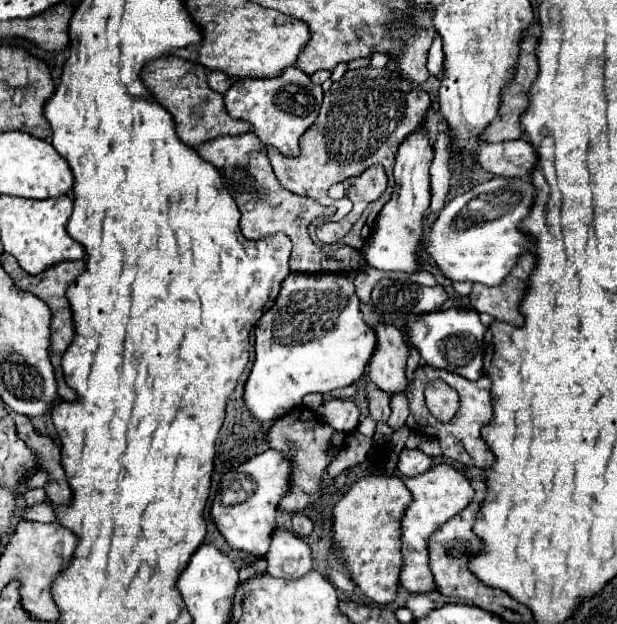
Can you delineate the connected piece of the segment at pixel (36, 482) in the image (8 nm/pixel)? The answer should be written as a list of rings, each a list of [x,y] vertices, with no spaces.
[[[44,471],[37,472],[34,476],[30,477],[25,481],[25,483],[20,487],[20,491],[22,492],[23,486],[28,489],[34,488],[44,488],[48,483],[48,475]]]

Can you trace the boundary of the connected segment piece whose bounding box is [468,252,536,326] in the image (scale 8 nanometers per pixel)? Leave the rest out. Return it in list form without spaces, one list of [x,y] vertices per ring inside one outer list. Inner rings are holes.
[[[522,252],[518,256],[516,266],[512,272],[506,276],[506,280],[500,286],[484,286],[484,284],[474,284],[472,292],[468,296],[470,306],[476,312],[486,312],[502,322],[508,322],[512,326],[522,326],[524,318],[518,312],[518,304],[526,292],[526,282],[530,278],[530,272],[536,264],[536,258],[532,252]]]

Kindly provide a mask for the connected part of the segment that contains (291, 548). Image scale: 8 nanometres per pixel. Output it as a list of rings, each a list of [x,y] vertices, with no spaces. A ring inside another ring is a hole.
[[[274,528],[266,562],[266,574],[272,578],[302,578],[312,570],[308,544],[286,528]]]

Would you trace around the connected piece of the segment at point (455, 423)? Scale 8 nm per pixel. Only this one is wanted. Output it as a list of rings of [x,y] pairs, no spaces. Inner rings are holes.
[[[428,364],[426,366],[418,366],[414,370],[414,380],[412,380],[410,390],[408,390],[408,408],[410,408],[410,416],[406,420],[406,426],[410,430],[414,430],[416,434],[428,434],[428,436],[438,438],[440,448],[442,448],[442,454],[446,458],[452,458],[452,460],[456,460],[456,462],[460,462],[464,466],[480,466],[480,468],[490,468],[492,466],[494,454],[490,452],[490,448],[486,446],[486,442],[480,436],[480,428],[484,424],[488,424],[490,418],[492,418],[490,378],[482,376],[476,382],[470,382],[470,380],[458,376],[458,374],[452,374],[452,372],[446,372],[446,370],[428,366]],[[434,378],[444,380],[460,396],[460,408],[458,408],[456,416],[450,422],[446,422],[446,424],[444,422],[438,422],[436,418],[430,418],[430,412],[428,412],[428,408],[424,404],[424,388],[426,388],[428,380],[434,380]]]

